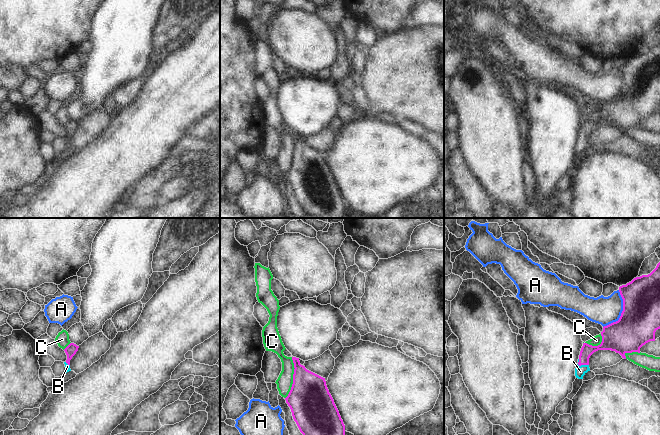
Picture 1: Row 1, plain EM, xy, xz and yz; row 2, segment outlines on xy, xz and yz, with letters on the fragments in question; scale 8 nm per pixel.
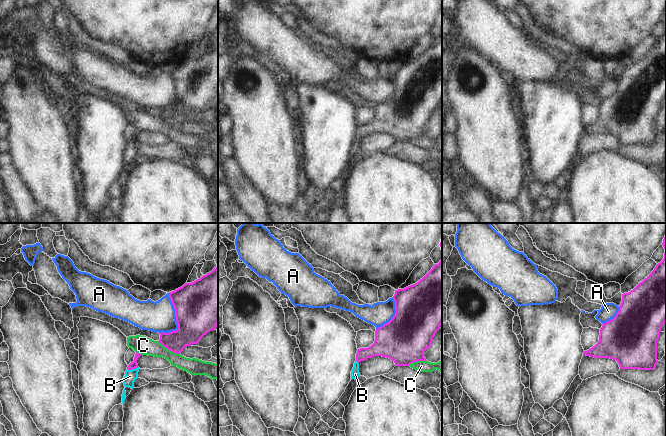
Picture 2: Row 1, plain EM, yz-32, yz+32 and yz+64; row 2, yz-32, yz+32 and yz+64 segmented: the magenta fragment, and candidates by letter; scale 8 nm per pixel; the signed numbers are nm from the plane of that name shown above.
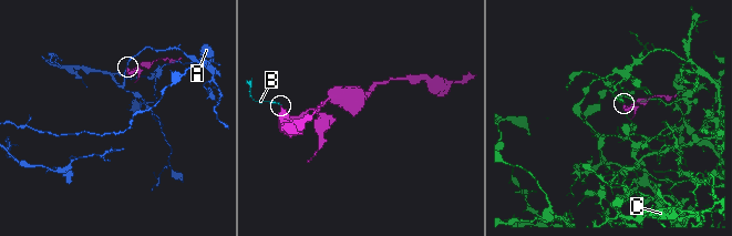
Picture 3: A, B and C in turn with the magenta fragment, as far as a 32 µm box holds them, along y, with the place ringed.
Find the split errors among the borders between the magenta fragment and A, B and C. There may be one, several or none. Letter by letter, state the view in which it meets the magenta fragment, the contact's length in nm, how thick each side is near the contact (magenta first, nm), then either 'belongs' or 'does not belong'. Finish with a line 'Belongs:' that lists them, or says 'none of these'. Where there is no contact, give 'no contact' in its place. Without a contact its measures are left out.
A: yz | 340 nm | 320/220 nm | does not belong
B: yz | 100 nm | 100/90 nm | belongs
C: xz | 340 nm | 340/130 nm | does not belong
Belongs: B

